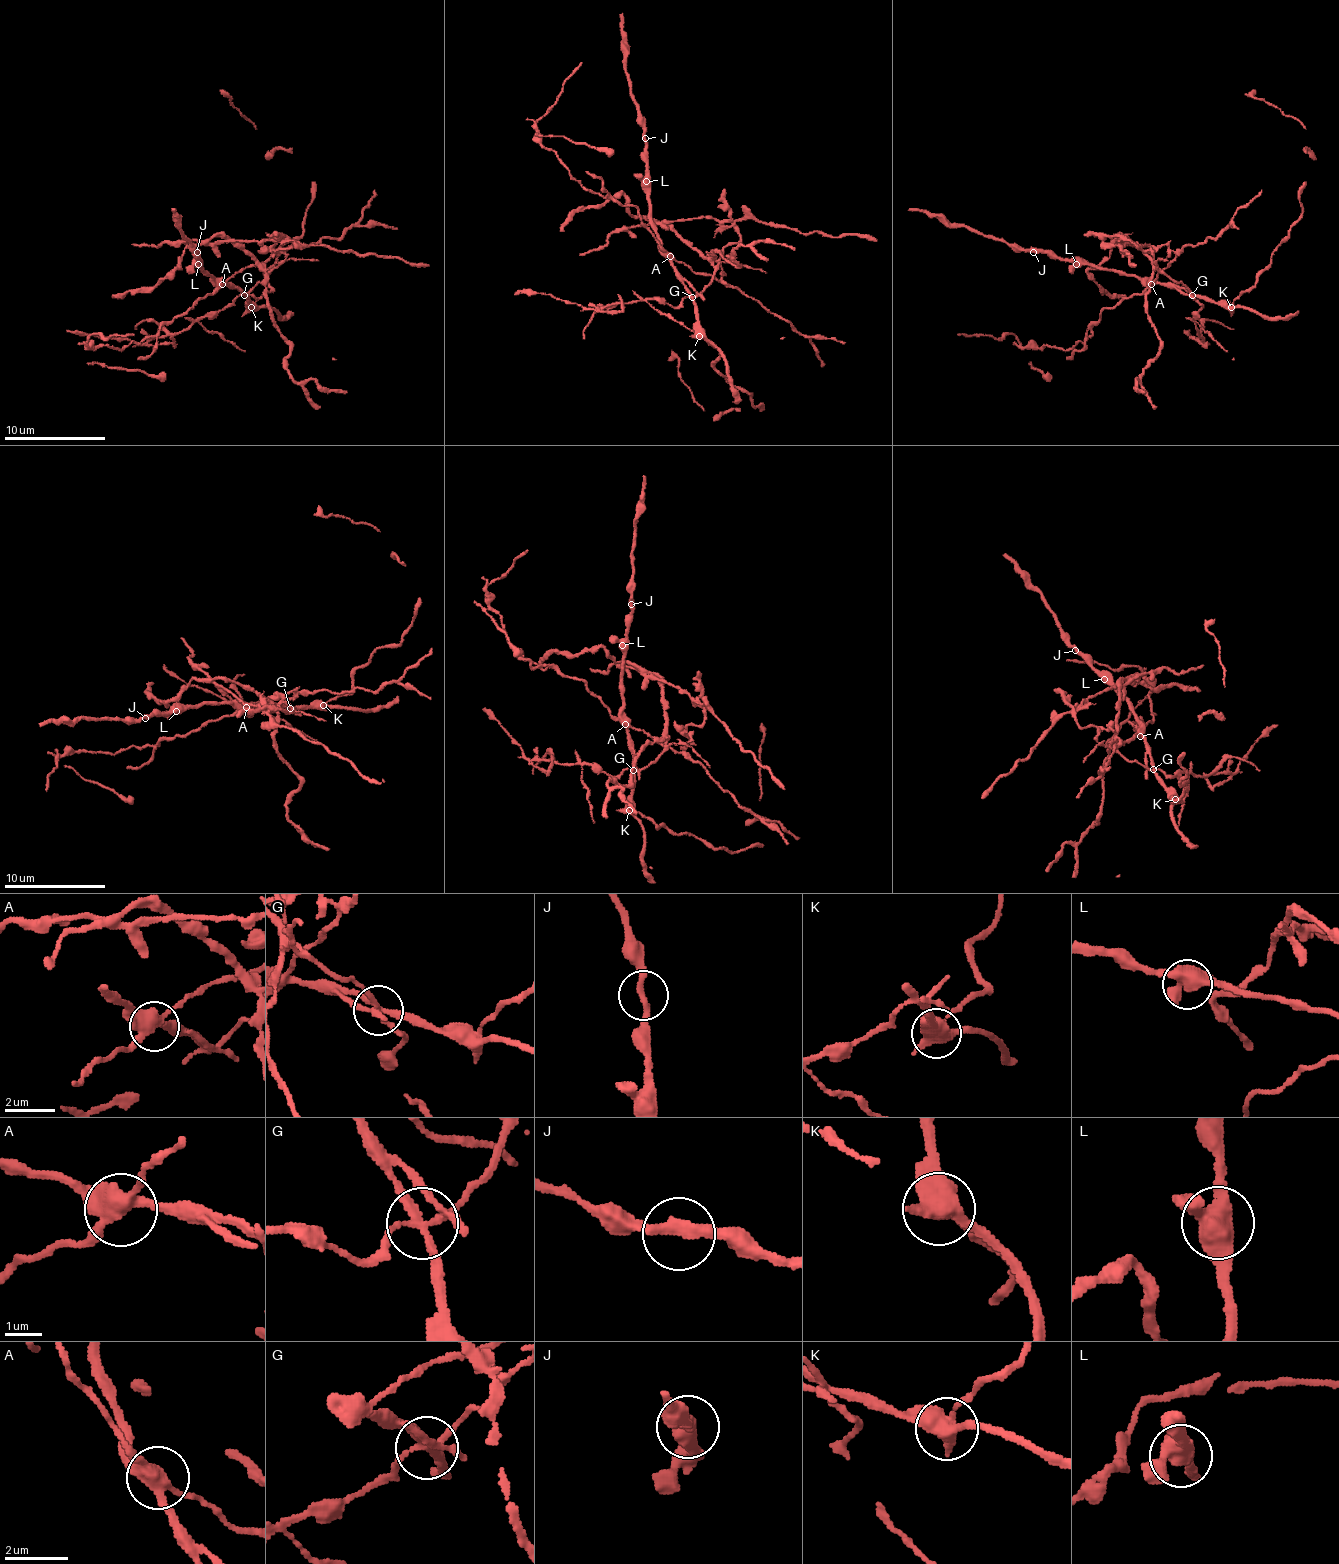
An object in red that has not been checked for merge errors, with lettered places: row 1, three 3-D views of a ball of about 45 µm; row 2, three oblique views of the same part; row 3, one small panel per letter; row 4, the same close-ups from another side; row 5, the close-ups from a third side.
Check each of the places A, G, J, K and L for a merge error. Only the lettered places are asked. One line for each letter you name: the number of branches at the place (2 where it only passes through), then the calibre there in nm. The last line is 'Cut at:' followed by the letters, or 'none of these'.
A: 4 | 400 nm
G: 6 | 220 nm
K: 3 | 500 nm
Cut at: A, G, K

